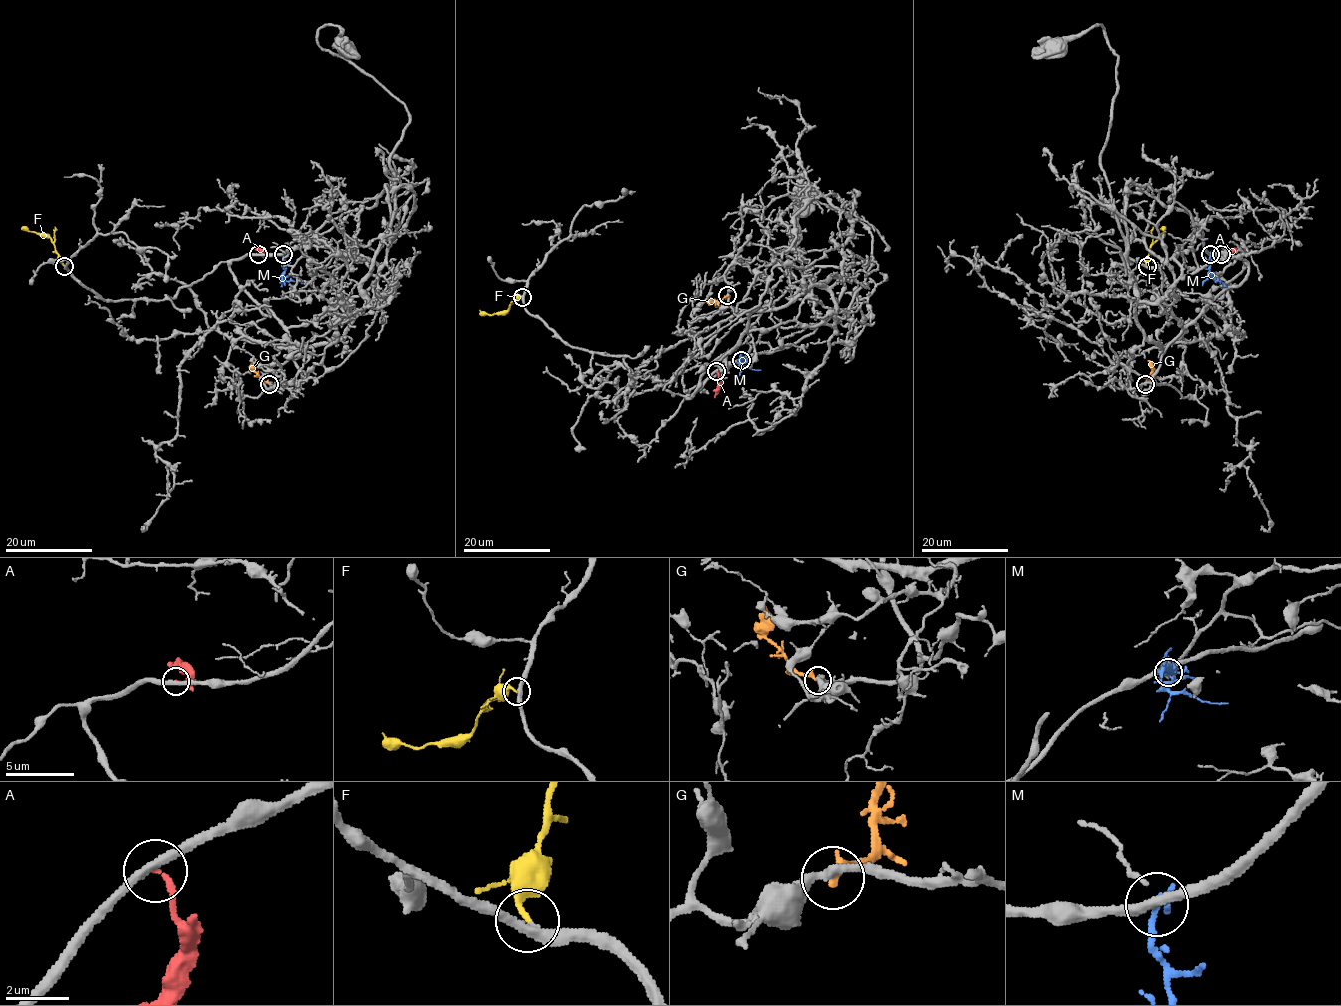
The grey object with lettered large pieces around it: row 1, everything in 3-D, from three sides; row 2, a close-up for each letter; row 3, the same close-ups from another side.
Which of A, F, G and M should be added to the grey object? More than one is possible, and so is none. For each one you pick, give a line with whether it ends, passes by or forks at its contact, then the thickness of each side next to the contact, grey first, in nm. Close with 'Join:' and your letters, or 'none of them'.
F: it ends there; 280 nm thick on the grey side, 170 nm on the other
Join: F

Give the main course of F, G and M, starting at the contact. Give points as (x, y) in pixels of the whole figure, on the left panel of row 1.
F: (64, 265), (49, 237), (21, 228)
G: (269, 384), (253, 370), (252, 360)
M: (284, 253), (285, 272), (281, 277), (302, 283)

